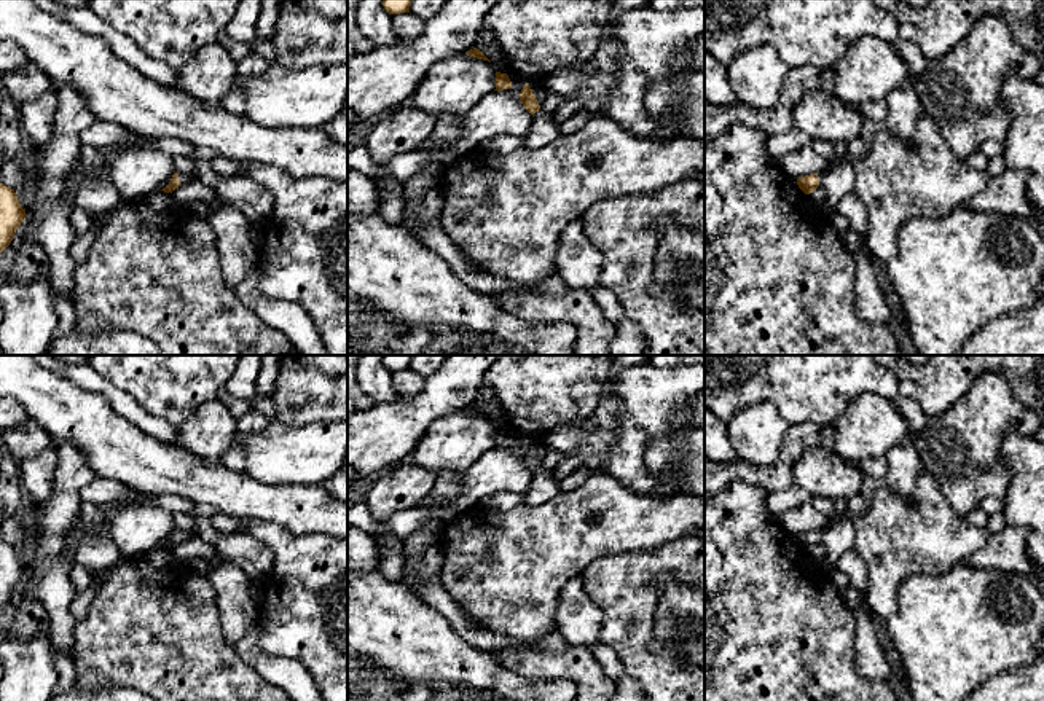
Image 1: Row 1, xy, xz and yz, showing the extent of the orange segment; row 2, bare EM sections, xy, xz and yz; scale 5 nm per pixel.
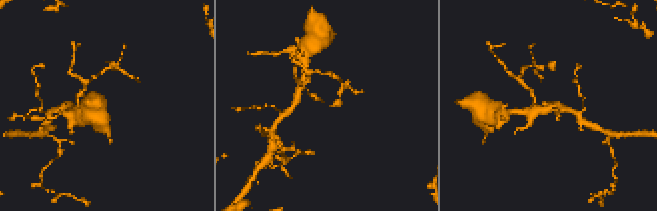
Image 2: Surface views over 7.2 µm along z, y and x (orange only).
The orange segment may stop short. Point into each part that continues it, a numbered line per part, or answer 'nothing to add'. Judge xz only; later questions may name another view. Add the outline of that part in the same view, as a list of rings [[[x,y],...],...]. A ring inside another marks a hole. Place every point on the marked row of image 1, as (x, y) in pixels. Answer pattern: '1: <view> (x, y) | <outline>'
1: xz (544, 129) | [[[536,112],[529,132],[523,137],[524,145],[529,148],[540,148],[556,140],[561,135],[558,124],[551,115]]]

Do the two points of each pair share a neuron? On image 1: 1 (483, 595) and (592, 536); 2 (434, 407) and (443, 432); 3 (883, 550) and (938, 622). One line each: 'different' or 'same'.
1: same
2: different
3: different

